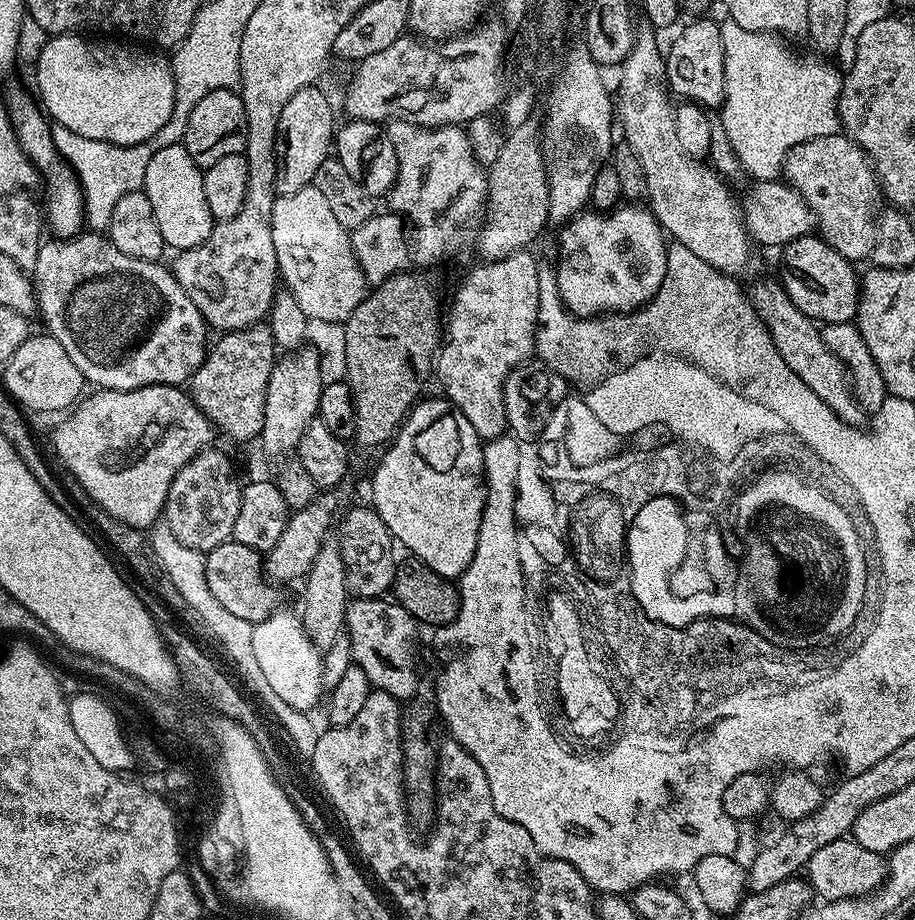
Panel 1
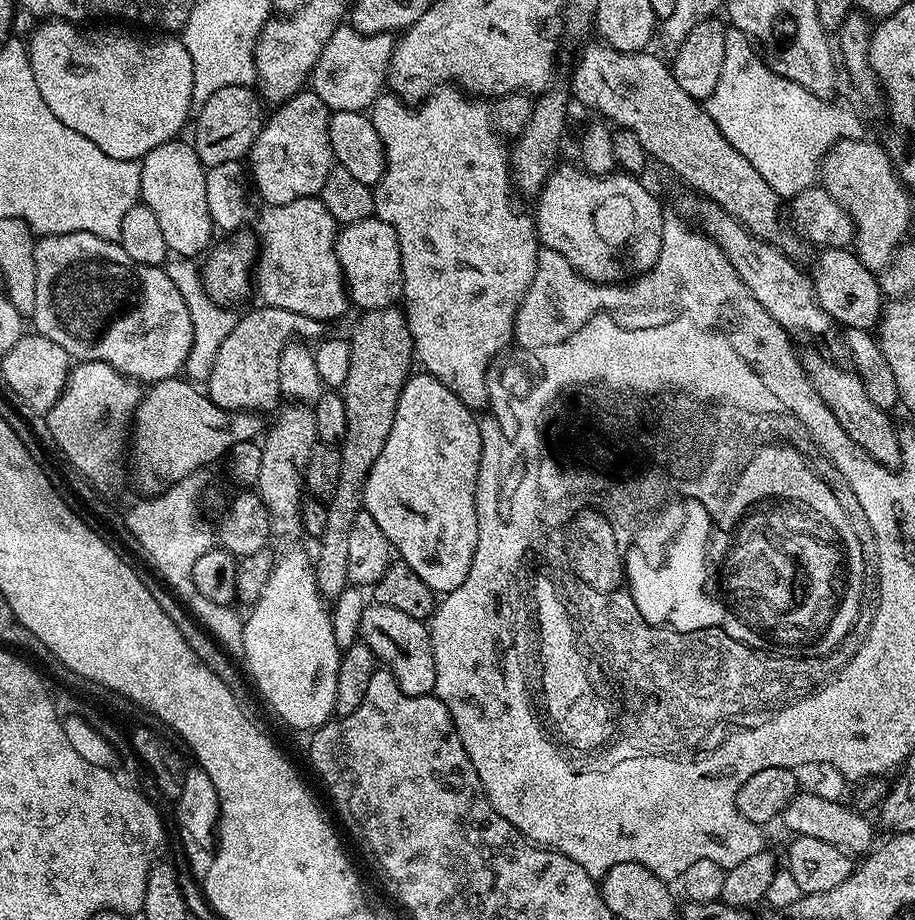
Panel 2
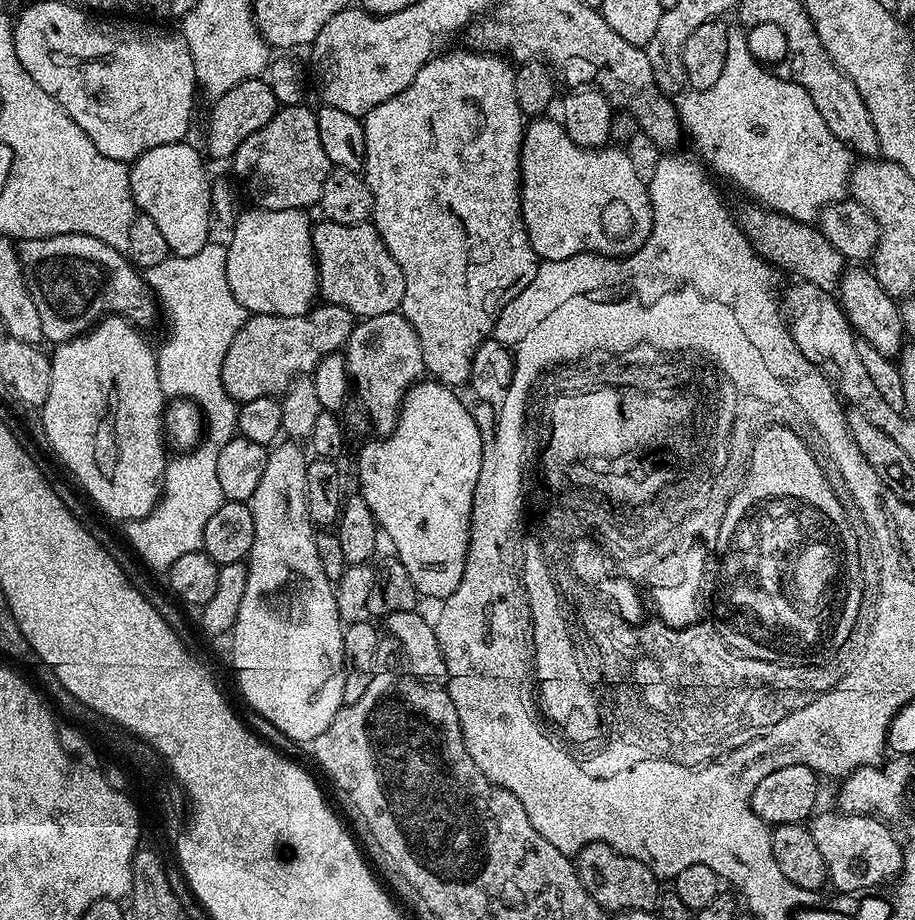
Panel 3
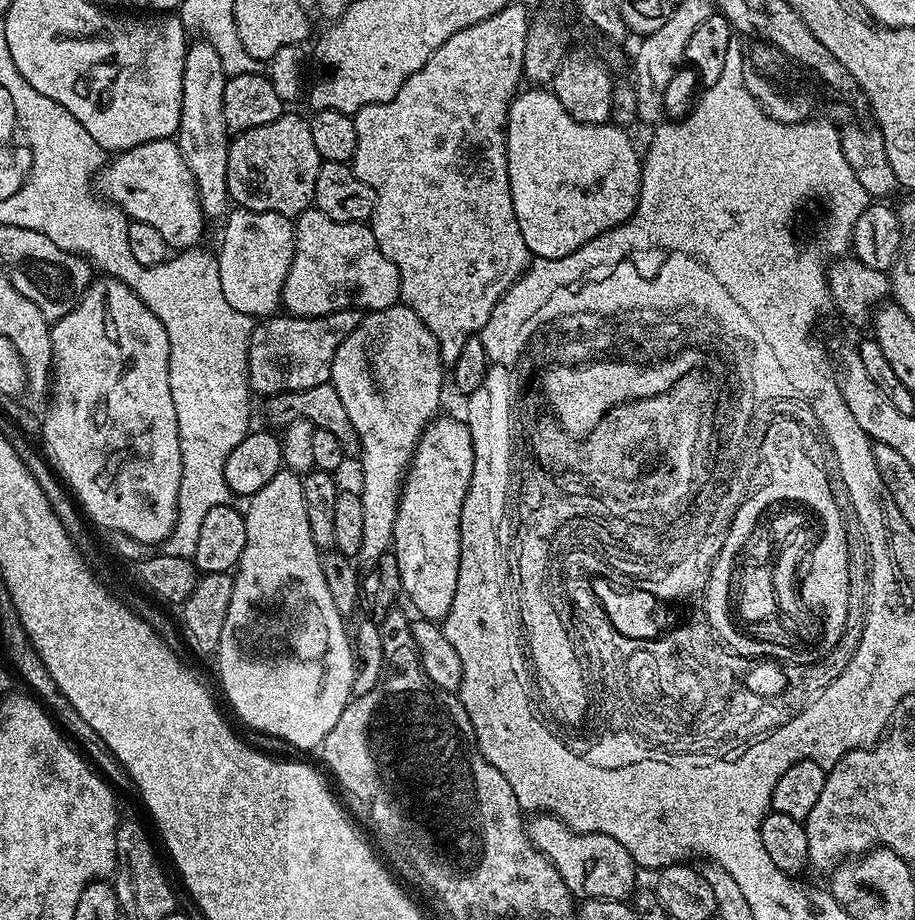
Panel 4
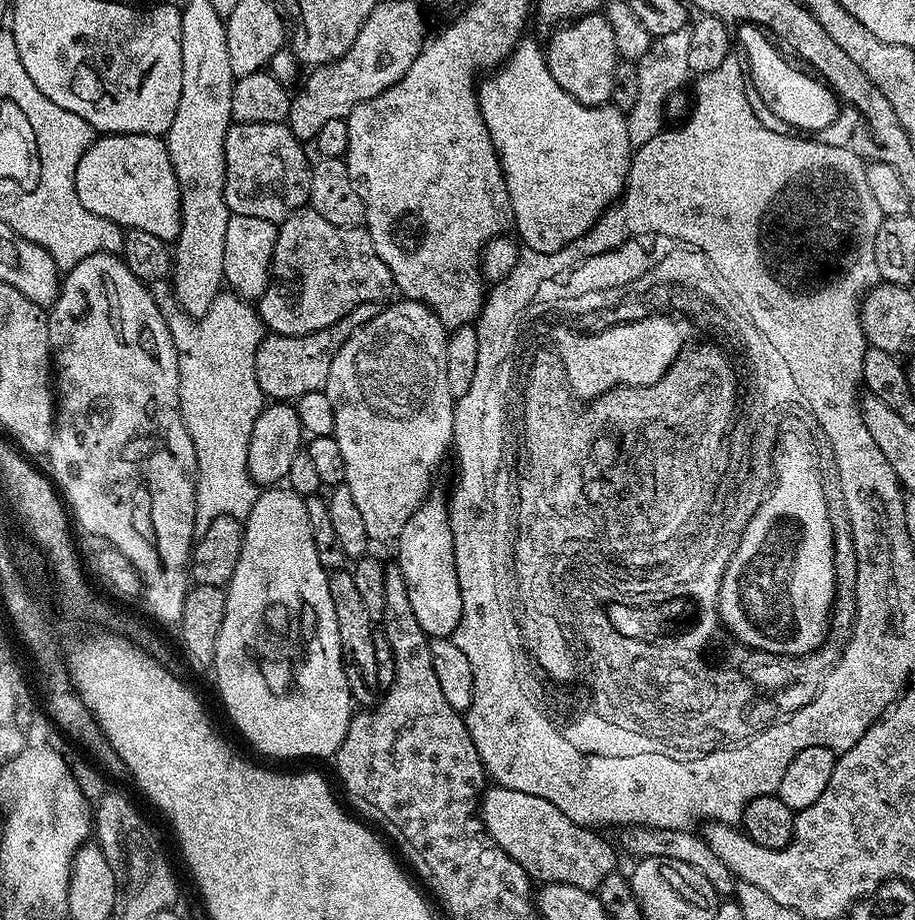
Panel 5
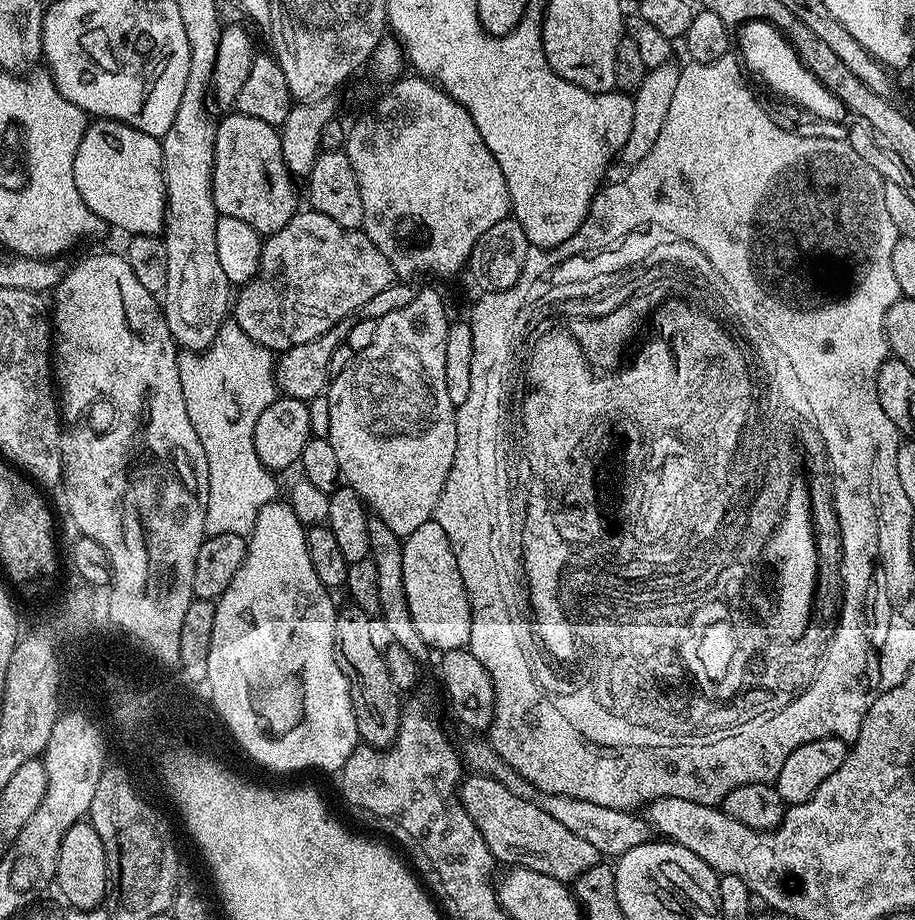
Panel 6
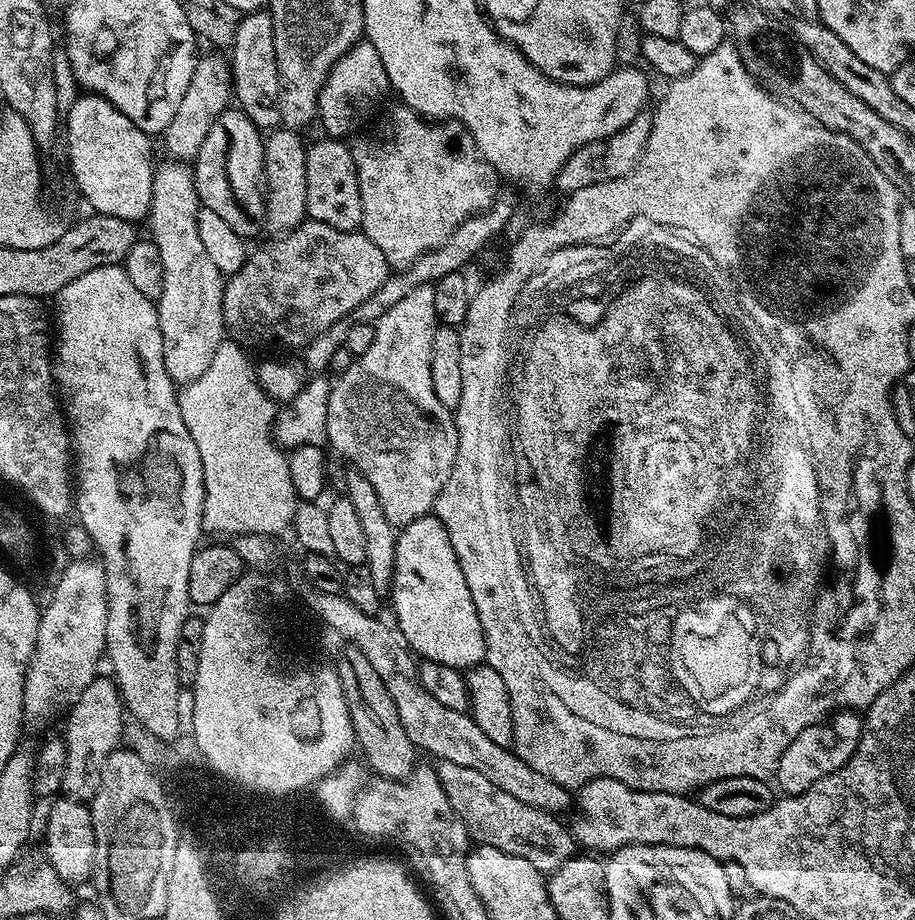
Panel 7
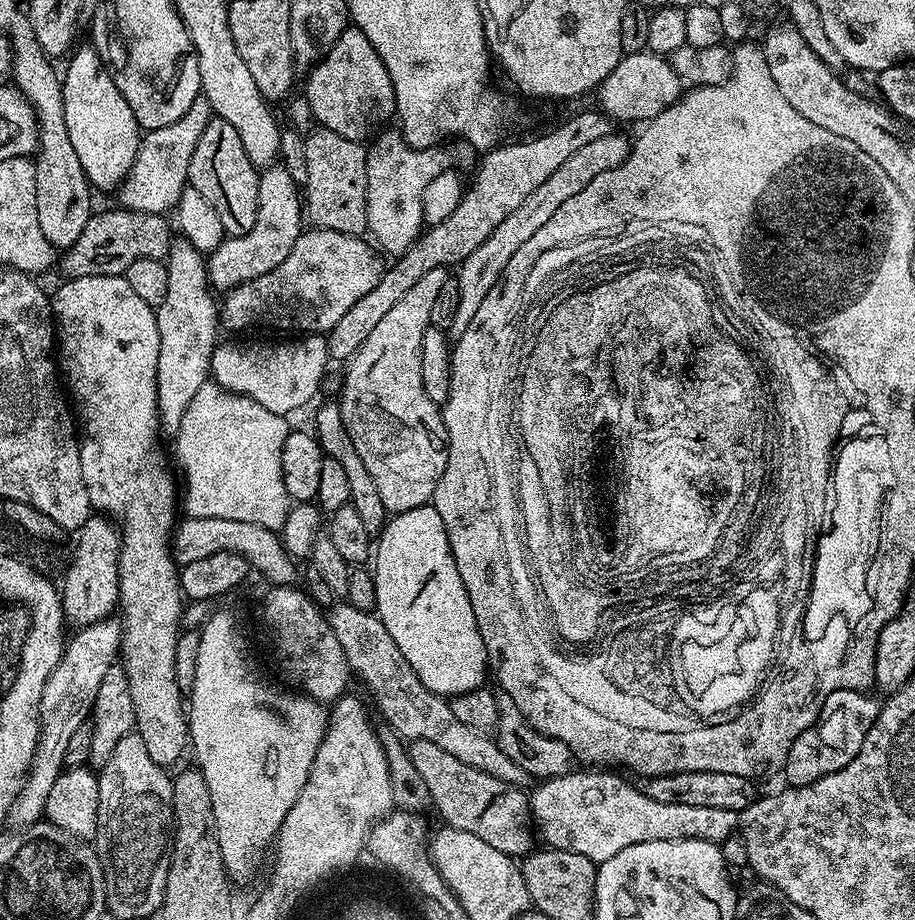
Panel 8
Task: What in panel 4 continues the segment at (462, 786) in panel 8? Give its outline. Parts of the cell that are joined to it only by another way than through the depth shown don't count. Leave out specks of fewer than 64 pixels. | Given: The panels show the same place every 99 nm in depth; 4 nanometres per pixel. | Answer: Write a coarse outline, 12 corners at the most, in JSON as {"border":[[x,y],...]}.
{"border":[[551,814],[530,842],[573,897],[627,901],[638,866],[622,842]]}

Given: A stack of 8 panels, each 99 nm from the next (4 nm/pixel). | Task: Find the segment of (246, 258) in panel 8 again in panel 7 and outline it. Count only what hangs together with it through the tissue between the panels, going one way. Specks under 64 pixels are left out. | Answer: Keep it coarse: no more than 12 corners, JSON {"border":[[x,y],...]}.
{"border":[[283,126],[264,142],[264,218],[303,224],[306,140]]}

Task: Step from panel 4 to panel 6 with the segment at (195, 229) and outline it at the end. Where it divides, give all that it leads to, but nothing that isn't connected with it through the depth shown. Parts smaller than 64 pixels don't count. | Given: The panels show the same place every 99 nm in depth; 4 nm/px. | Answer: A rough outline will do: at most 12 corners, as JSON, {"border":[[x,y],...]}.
{"border":[[93,119],[74,186],[113,229],[160,236],[163,143]]}

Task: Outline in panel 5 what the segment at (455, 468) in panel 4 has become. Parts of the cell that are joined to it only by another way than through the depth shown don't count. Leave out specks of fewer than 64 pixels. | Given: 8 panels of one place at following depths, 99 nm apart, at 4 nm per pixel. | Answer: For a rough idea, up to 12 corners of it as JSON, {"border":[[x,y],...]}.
{"border":[[429,495],[395,545],[429,638],[462,618],[445,497]]}

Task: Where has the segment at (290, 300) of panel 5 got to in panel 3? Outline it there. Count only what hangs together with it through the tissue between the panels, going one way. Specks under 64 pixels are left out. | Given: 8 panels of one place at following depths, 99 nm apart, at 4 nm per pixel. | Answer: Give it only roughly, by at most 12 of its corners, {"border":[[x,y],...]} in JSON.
{"border":[[375,224],[312,230],[323,303],[399,309],[402,266]]}

